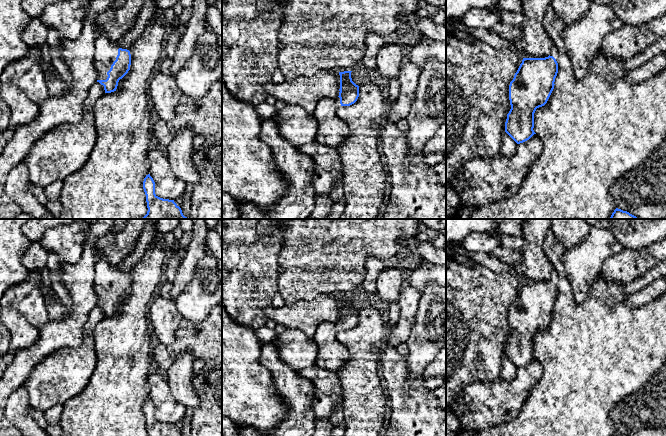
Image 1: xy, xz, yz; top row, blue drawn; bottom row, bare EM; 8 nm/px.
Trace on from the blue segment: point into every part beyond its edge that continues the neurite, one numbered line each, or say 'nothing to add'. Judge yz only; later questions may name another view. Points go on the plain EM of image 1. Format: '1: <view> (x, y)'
1: yz (554, 276)

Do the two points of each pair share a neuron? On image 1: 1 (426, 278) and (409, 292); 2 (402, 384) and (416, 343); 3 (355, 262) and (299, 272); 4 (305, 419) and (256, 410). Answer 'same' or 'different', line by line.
1: different
2: different
3: same
4: different

